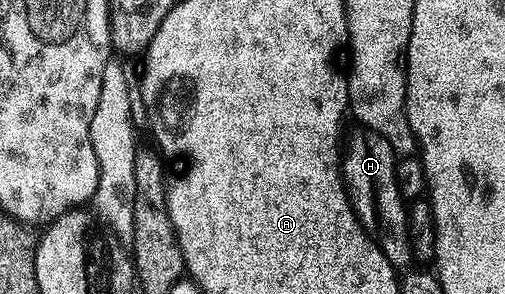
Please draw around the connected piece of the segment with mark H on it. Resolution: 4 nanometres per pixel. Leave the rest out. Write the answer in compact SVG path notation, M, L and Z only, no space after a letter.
M360 127L351 137L346 137L345 151L341 156L343 182L347 186L347 197L361 226L372 237L380 250L389 258L396 270L403 270L412 263L411 241L407 238L408 205L397 190L395 166L397 157L394 150L371 128Z

